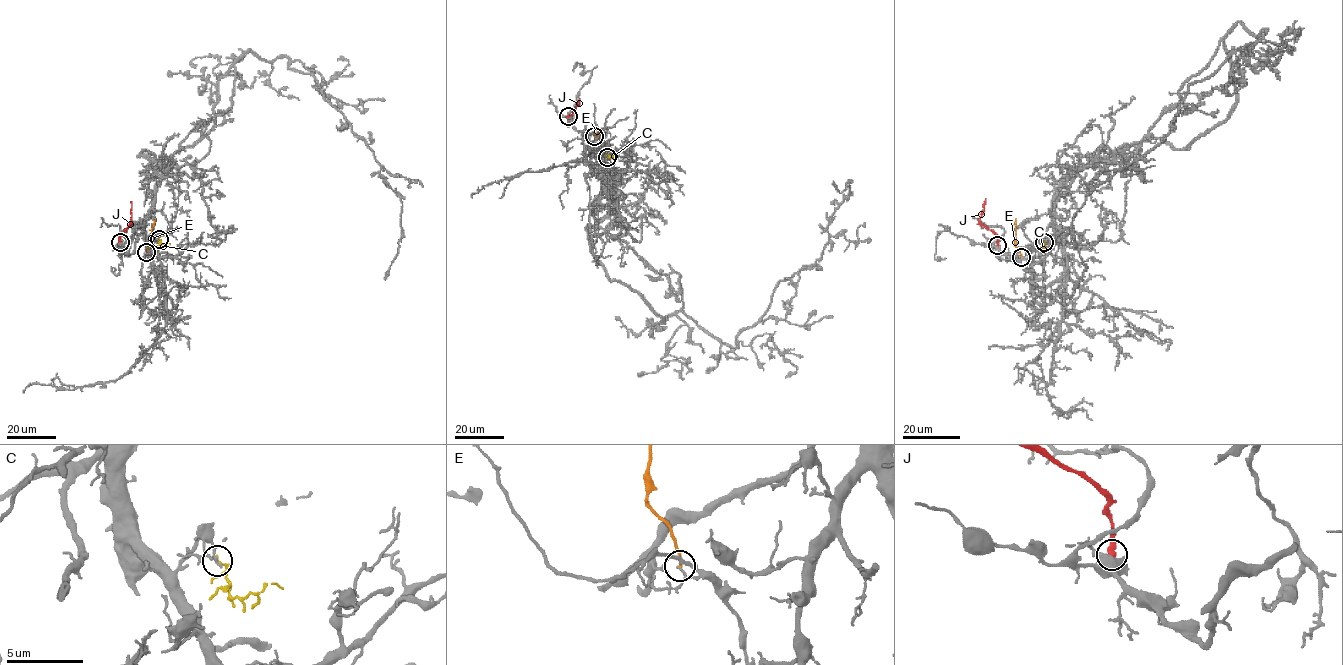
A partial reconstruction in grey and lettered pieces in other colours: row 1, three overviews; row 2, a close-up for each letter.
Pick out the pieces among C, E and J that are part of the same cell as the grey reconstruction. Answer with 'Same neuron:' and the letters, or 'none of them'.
Same neuron: none of them

